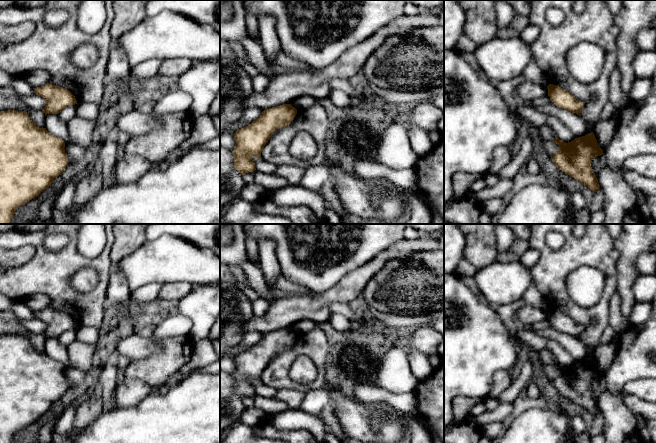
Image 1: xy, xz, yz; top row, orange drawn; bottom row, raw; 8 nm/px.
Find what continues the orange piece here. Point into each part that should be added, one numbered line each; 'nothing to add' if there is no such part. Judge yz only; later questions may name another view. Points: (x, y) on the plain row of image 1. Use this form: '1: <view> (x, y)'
nothing to add

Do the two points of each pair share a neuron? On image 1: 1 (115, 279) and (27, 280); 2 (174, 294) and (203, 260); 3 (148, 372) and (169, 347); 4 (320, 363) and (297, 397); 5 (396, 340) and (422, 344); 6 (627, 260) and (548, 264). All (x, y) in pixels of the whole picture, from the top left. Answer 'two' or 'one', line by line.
1: two
2: two
3: one
4: two
5: two
6: two

